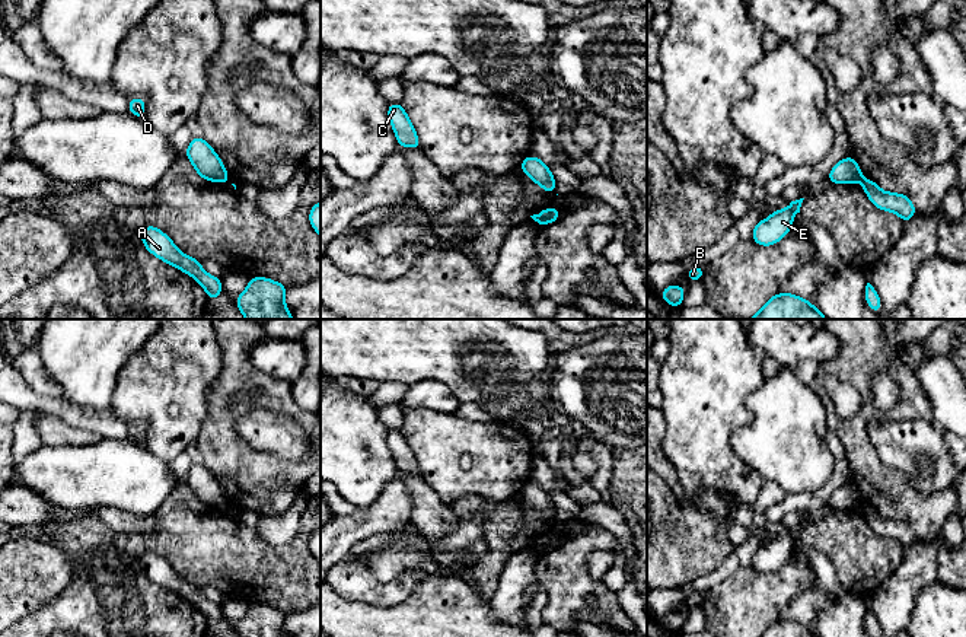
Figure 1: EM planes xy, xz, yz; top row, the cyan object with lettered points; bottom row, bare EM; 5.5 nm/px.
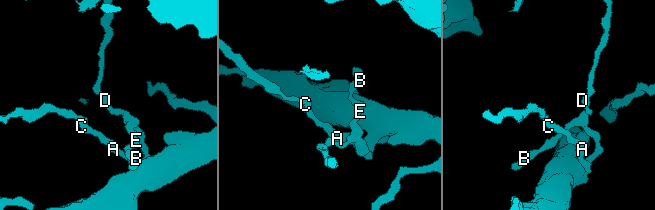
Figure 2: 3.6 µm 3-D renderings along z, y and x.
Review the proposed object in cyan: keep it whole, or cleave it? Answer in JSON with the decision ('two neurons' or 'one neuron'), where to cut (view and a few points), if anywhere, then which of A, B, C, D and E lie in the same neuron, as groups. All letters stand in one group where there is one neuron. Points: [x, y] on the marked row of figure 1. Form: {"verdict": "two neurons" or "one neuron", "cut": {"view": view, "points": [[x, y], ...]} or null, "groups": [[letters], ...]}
{"verdict": "two neurons", "cut": {"view": "xz", "points": [[552, 207], [535, 220]]}, "groups": [["A", "C"], ["B", "D", "E"]]}

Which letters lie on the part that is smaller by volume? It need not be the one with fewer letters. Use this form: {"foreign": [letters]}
{"foreign": ["B", "D", "E"]}

